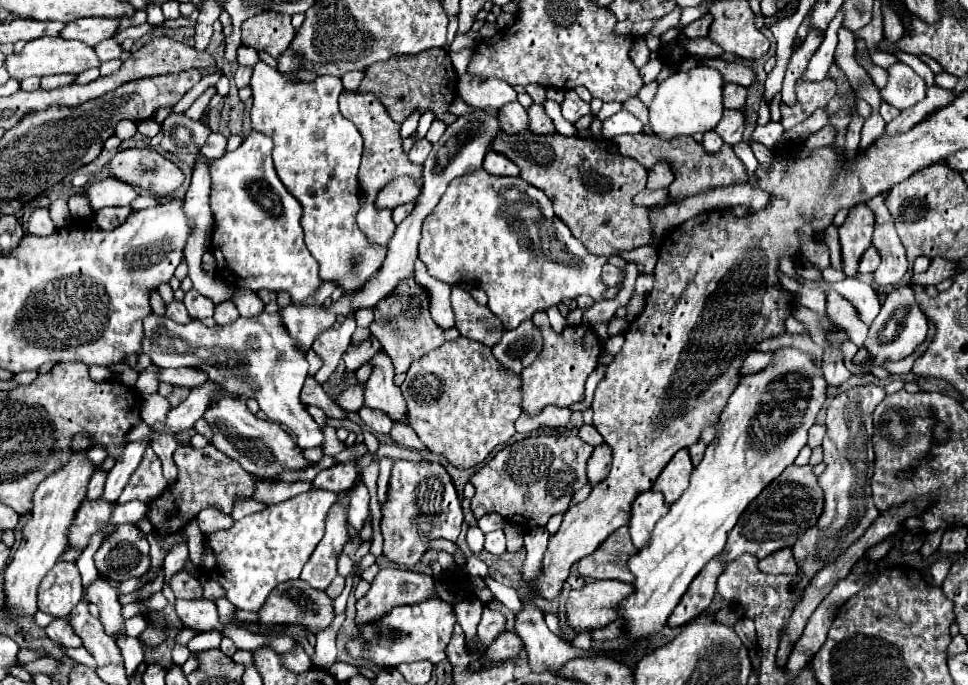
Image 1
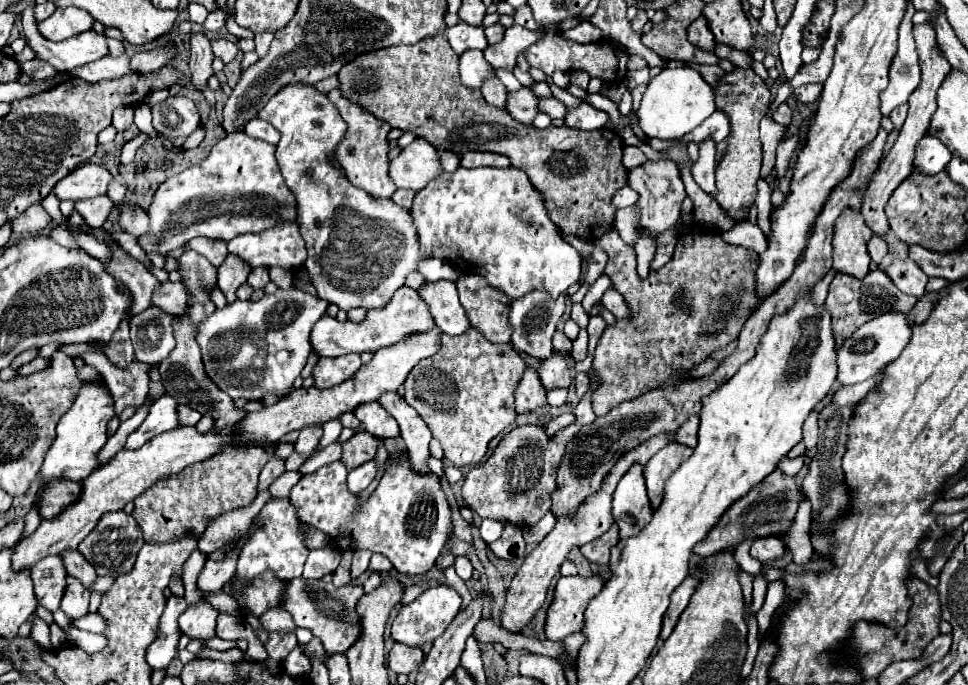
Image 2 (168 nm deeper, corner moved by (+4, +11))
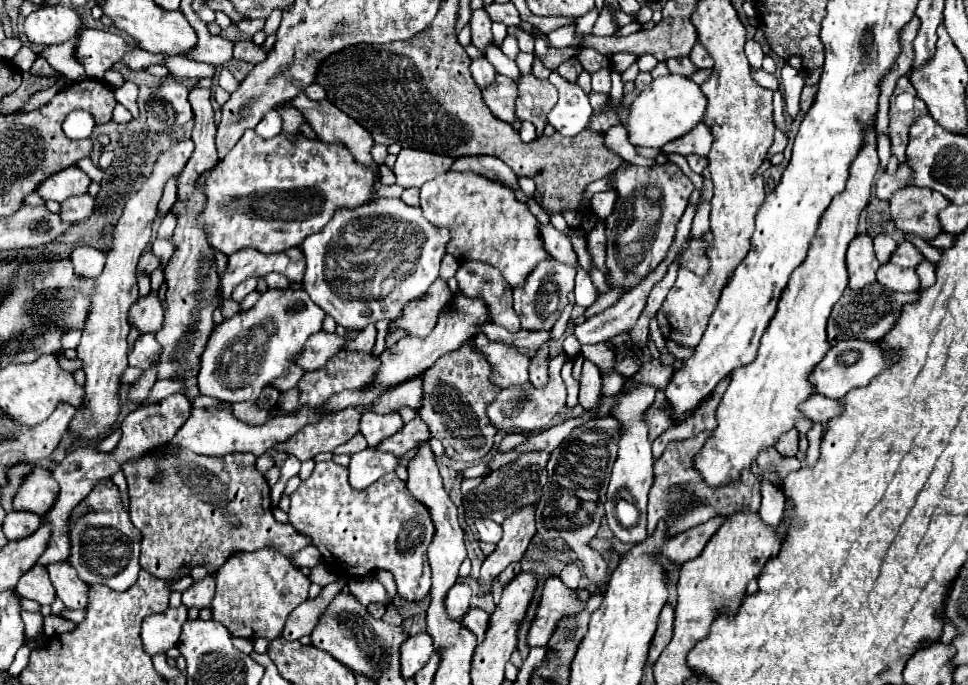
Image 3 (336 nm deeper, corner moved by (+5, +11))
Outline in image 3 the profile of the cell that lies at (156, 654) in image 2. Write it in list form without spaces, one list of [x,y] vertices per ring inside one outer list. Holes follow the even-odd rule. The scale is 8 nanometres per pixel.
[[[180,604],[178,608],[166,608],[160,614],[146,616],[142,622],[142,644],[150,656],[166,654],[172,646],[176,646],[186,612],[188,608]]]

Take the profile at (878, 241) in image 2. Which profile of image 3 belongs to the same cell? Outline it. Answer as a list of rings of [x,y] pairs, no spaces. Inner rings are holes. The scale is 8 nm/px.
[[[880,234],[880,236],[874,238],[874,254],[876,254],[876,258],[878,258],[880,264],[886,264],[890,260],[890,256],[892,256],[894,250],[896,250],[896,242],[890,236]]]

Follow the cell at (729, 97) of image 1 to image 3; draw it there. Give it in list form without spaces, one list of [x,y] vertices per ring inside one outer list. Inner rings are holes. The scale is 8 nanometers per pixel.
[[[672,58],[672,60],[666,60],[666,66],[670,68],[672,74],[684,74],[684,76],[690,76],[690,74],[698,72],[698,68],[692,64],[690,58]]]

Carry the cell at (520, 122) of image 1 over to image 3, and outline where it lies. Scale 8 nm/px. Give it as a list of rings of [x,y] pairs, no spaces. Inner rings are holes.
[[[486,58],[472,60],[470,72],[472,72],[472,78],[474,78],[474,82],[478,84],[480,90],[486,90],[496,80],[496,70],[494,70],[494,66]]]

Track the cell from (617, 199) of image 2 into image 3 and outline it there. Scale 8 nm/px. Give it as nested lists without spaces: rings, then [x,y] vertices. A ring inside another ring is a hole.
[[[608,190],[608,192],[598,192],[598,194],[594,194],[592,196],[592,200],[590,200],[590,208],[594,210],[594,214],[598,216],[598,218],[606,218],[606,216],[610,216],[610,212],[614,210],[614,204],[616,204],[616,198],[618,198],[618,192],[614,192],[614,190]]]

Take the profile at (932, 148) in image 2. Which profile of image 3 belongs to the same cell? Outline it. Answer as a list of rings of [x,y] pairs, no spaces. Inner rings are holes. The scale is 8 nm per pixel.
[[[906,160],[898,166],[896,174],[888,174],[884,172],[884,176],[876,182],[876,196],[880,200],[888,200],[892,196],[892,192],[900,190],[902,186],[906,186],[906,176],[910,176],[910,164],[906,164]]]

